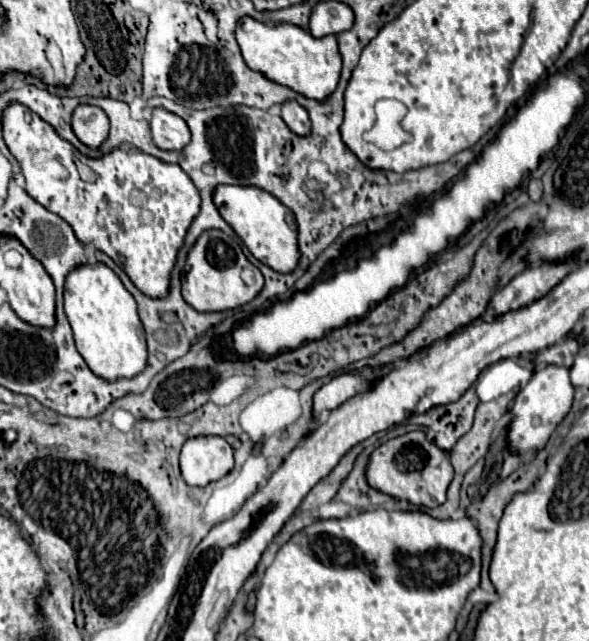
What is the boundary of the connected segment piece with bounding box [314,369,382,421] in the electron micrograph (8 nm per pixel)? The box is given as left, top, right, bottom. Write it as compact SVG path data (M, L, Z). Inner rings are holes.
M362 369L352 375L338 375L330 383L326 383L322 389L314 395L314 421L322 413L322 409L336 409L346 399L354 397L362 387L368 387L382 369Z

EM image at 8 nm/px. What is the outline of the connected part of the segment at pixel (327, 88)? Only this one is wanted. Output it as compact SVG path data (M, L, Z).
M242 17L238 21L236 39L246 65L262 73L266 79L282 87L290 87L306 99L314 99L320 103L334 93L342 67L338 41L334 35L316 39L296 25L262 25L250 17Z

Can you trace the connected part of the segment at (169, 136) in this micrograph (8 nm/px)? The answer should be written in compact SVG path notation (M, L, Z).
M154 109L152 119L152 139L158 149L162 151L182 151L186 143L190 143L190 129L188 125L178 117L164 109Z

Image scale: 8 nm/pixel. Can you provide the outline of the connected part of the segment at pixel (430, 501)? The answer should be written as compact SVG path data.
M412 431L376 447L370 457L366 477L370 487L374 487L376 491L404 499L418 507L432 509L446 501L446 489L454 477L454 469L442 449L428 441L422 431Z

